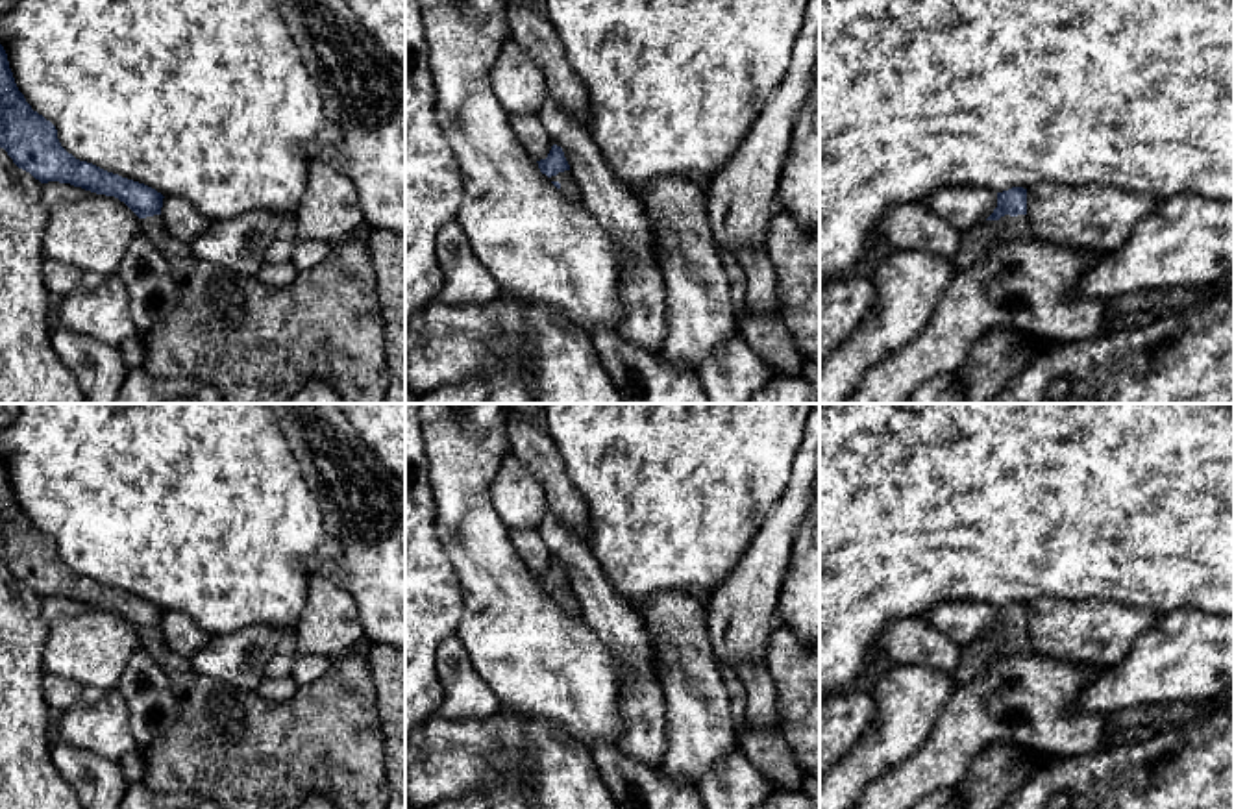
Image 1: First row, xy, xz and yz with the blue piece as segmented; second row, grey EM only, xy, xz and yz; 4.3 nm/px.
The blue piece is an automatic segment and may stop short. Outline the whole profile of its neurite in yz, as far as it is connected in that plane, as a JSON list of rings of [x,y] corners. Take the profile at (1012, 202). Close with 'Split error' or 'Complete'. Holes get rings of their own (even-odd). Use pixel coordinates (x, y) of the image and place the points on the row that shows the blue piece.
[[[1027,189],[997,193],[997,207],[977,226],[962,231],[958,252],[951,257],[955,270],[969,268],[1003,243],[1032,241],[1027,218]]]. Split error

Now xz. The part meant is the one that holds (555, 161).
[[[553,144],[548,157],[537,161],[542,174],[572,202],[581,204],[581,189],[575,183],[561,146]]]. Split error

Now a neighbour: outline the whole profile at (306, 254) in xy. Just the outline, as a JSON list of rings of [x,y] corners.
[[[296,241],[290,261],[298,270],[307,270],[318,265],[333,244],[322,241]]]

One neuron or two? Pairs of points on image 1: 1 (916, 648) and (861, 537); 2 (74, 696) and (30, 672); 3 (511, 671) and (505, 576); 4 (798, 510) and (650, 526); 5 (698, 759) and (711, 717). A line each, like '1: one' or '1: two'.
1: two
2: two
3: one
4: two
5: one

